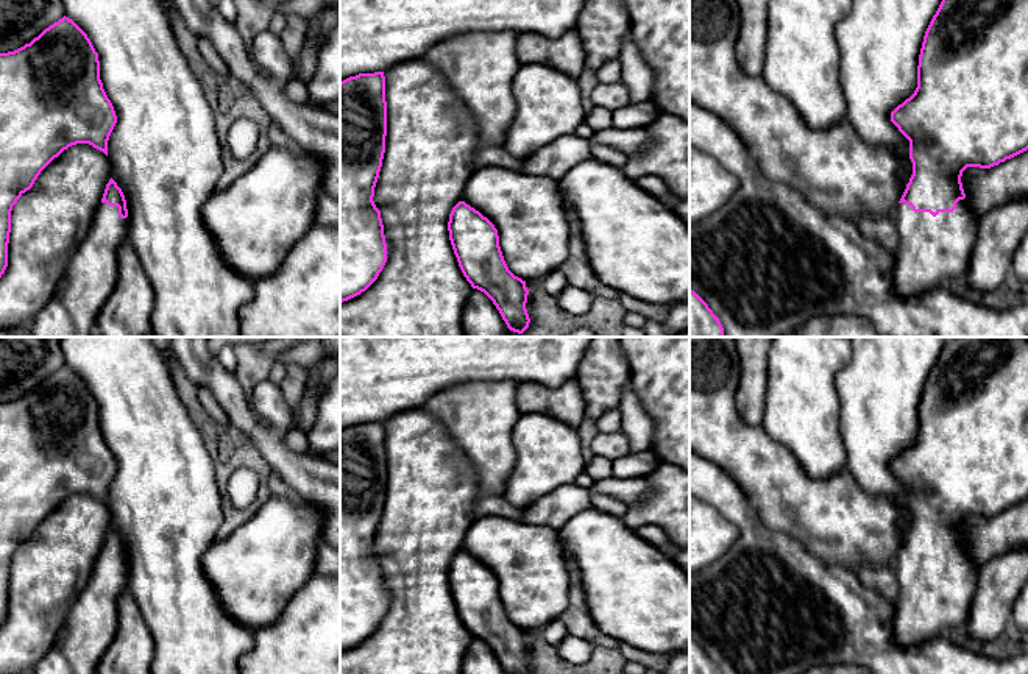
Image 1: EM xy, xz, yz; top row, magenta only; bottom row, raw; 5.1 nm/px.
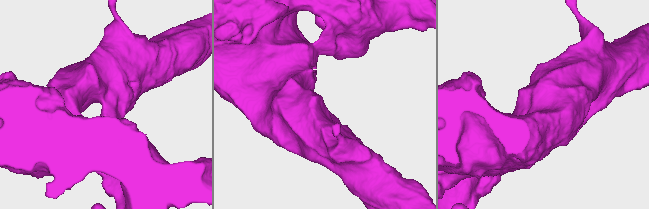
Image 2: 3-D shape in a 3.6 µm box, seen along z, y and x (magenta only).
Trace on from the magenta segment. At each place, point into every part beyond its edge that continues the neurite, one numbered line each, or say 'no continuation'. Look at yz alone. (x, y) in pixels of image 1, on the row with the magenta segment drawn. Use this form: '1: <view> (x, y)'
1: yz (932, 251)

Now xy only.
1: xy (91, 275)

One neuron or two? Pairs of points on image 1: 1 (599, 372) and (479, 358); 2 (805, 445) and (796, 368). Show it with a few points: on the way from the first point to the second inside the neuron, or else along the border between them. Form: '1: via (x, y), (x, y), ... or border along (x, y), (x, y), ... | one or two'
1: border along (585, 353), (574, 378) | two
2: via (805, 426), (801, 387) | one

